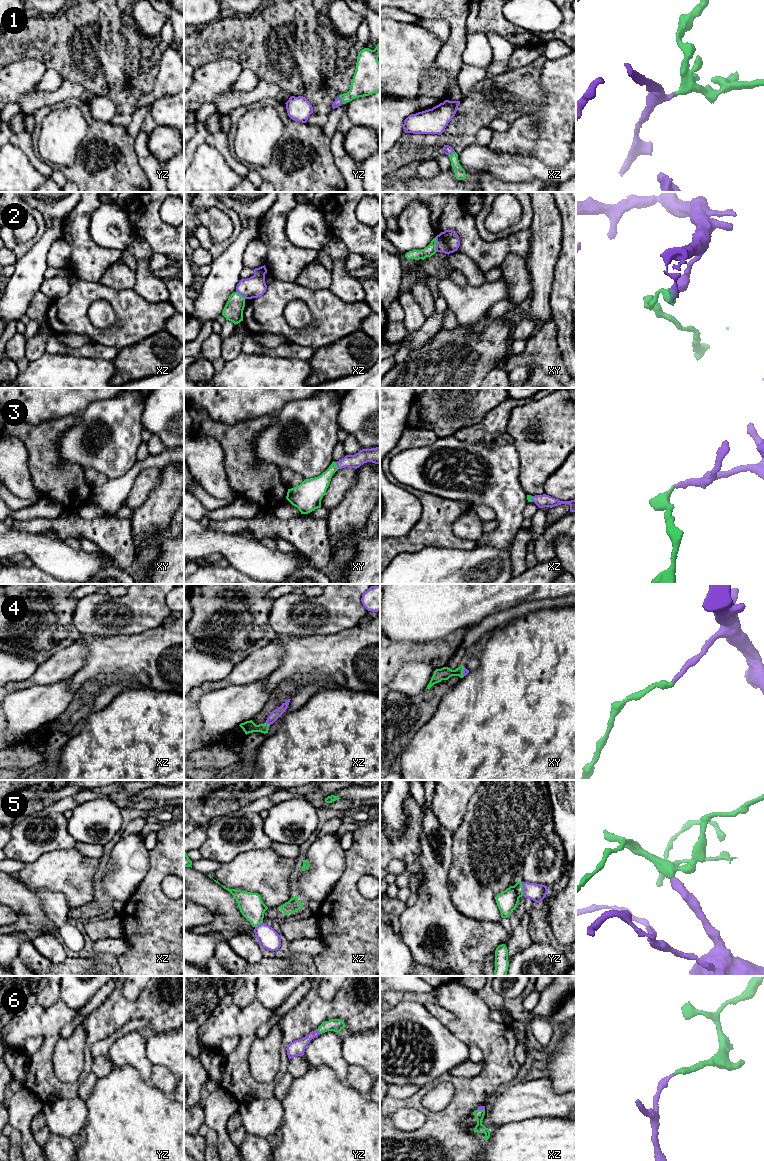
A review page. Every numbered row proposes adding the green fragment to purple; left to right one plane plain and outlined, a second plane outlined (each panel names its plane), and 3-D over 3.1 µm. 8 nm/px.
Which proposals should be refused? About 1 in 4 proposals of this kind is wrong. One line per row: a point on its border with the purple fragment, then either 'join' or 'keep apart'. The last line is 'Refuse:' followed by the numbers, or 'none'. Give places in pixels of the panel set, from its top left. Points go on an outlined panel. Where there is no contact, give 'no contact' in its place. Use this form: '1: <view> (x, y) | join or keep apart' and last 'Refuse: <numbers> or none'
1: yz (341, 100) | join
2: xy (436, 244) | keep apart
3: xy (336, 464) | join
4: xz (267, 723) | join
5: yz (523, 889) | join
6: yz (317, 1031) | join
Refuse: 2

